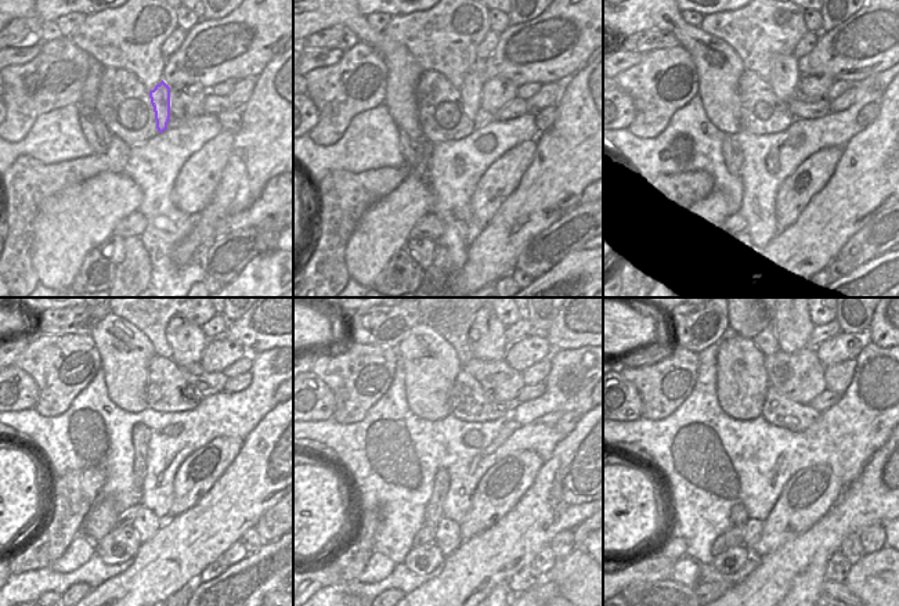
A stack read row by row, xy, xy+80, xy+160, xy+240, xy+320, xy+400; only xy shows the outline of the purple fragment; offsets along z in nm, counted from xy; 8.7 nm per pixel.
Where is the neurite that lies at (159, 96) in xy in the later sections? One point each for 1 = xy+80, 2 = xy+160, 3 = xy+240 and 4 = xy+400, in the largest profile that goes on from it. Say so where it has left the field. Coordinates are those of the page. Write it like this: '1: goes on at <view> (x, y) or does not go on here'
1: goes on at xy+80 (470, 92)
2: goes on at xy+160 (784, 74)
3: goes on at xy+240 (187, 341)
4: goes on at xy+400 (793, 325)

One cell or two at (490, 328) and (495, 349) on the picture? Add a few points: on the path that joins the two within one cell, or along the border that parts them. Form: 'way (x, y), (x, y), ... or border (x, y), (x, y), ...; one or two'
way (490, 334), (490, 343); one

